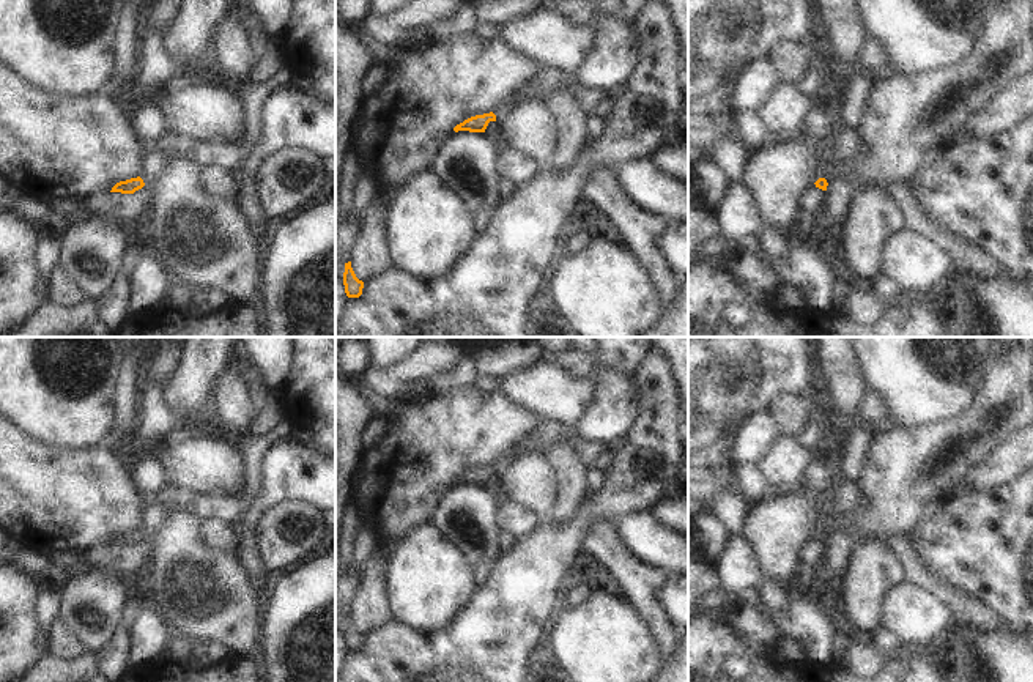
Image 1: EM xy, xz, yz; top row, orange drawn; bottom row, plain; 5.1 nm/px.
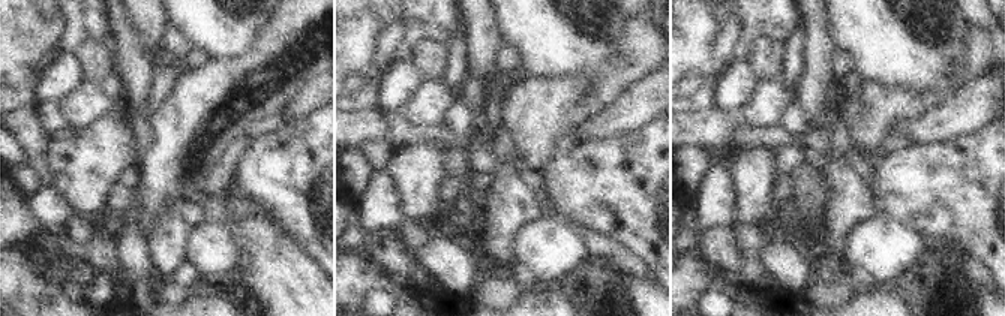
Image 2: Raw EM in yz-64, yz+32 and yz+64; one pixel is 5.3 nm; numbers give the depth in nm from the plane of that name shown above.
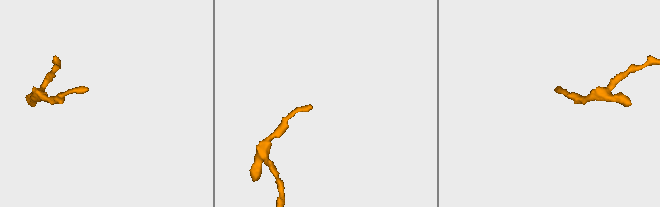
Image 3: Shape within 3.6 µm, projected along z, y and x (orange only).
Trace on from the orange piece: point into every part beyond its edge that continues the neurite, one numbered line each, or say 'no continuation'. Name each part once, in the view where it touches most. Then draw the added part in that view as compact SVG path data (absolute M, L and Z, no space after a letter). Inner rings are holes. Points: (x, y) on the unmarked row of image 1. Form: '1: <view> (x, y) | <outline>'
1: xz (547, 432) | M540 421L516 446L498 457L496 474L501 476L518 457L529 452L540 452L546 444L564 441L578 454L584 468L595 468L597 458L608 449L598 441L579 438L573 428L559 425L556 421Z

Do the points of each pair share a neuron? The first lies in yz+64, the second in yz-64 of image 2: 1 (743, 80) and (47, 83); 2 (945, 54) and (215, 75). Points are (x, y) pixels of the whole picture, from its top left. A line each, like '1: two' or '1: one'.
1: one
2: two

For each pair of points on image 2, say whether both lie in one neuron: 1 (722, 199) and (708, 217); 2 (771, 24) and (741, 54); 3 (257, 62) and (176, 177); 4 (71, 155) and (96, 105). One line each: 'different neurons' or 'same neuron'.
1: same neuron
2: same neuron
3: same neuron
4: different neurons

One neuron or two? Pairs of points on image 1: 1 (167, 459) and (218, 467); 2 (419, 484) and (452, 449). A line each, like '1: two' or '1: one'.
1: one
2: one

